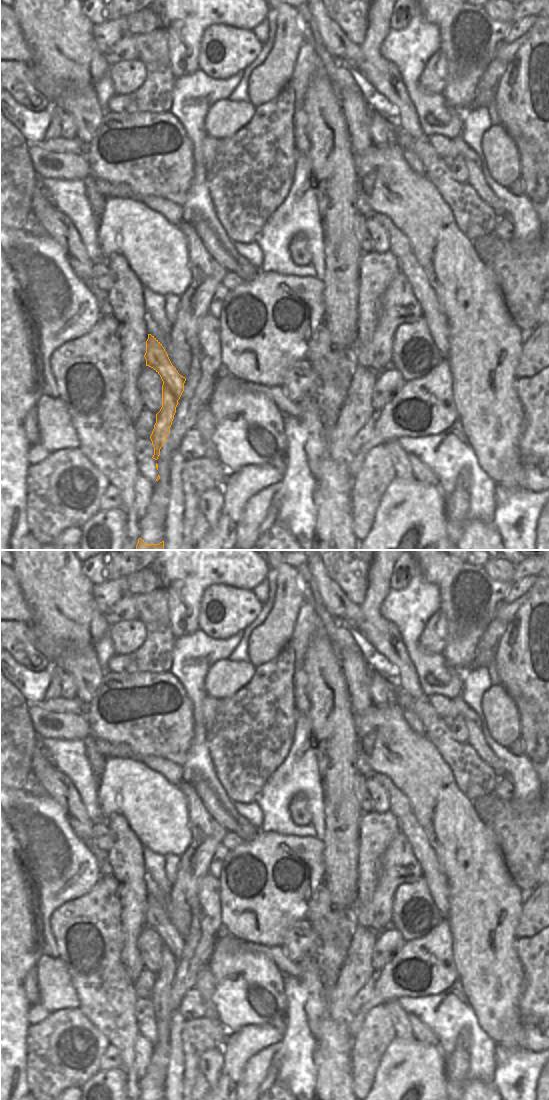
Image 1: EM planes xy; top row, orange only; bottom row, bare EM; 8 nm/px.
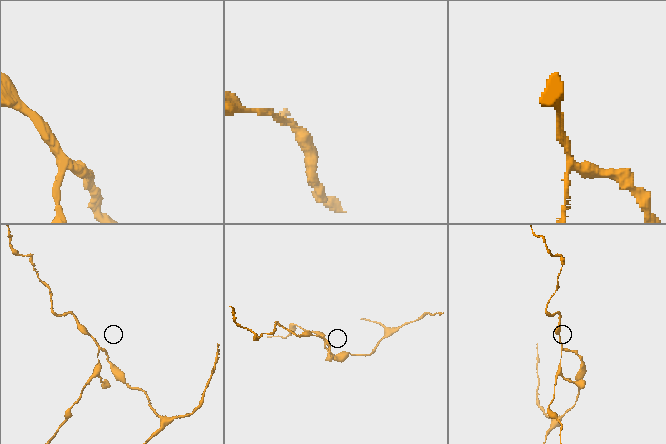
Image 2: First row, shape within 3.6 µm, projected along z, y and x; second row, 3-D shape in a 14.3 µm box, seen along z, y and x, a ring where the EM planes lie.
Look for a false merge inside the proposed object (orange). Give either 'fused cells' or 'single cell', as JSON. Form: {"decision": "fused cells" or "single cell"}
{"decision": "fused cells"}

